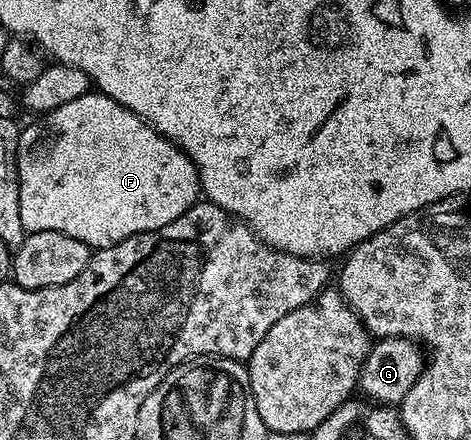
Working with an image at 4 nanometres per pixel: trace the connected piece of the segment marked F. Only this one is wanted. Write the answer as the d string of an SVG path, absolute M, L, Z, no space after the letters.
M89 92L78 96L78 100L70 100L70 104L62 104L32 121L36 122L30 123L25 130L21 129L16 140L16 178L20 182L20 215L22 228L29 234L62 232L66 236L74 236L74 240L82 240L91 246L93 251L105 250L130 236L157 230L178 220L178 216L185 214L191 206L195 206L201 197L200 171L188 159L186 152L179 150L170 139L162 137L149 122L143 122L138 115L130 112L120 102L115 102L110 96Z

